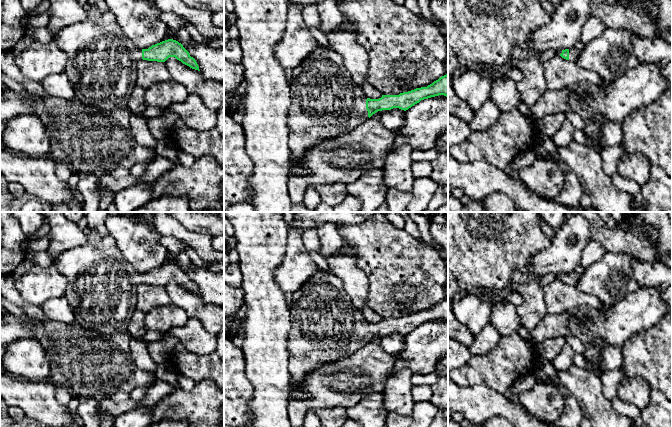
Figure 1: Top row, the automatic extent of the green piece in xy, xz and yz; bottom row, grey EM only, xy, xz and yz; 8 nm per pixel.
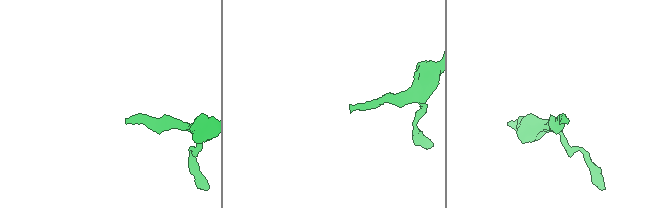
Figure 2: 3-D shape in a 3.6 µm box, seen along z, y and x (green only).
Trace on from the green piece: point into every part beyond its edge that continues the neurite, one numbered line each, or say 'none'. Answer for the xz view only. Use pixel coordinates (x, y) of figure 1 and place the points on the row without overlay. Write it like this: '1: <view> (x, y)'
1: xz (326, 326)

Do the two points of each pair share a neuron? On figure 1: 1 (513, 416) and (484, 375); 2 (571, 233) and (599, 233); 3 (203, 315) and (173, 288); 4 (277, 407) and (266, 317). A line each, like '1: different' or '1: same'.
1: different
2: different
3: same
4: same

